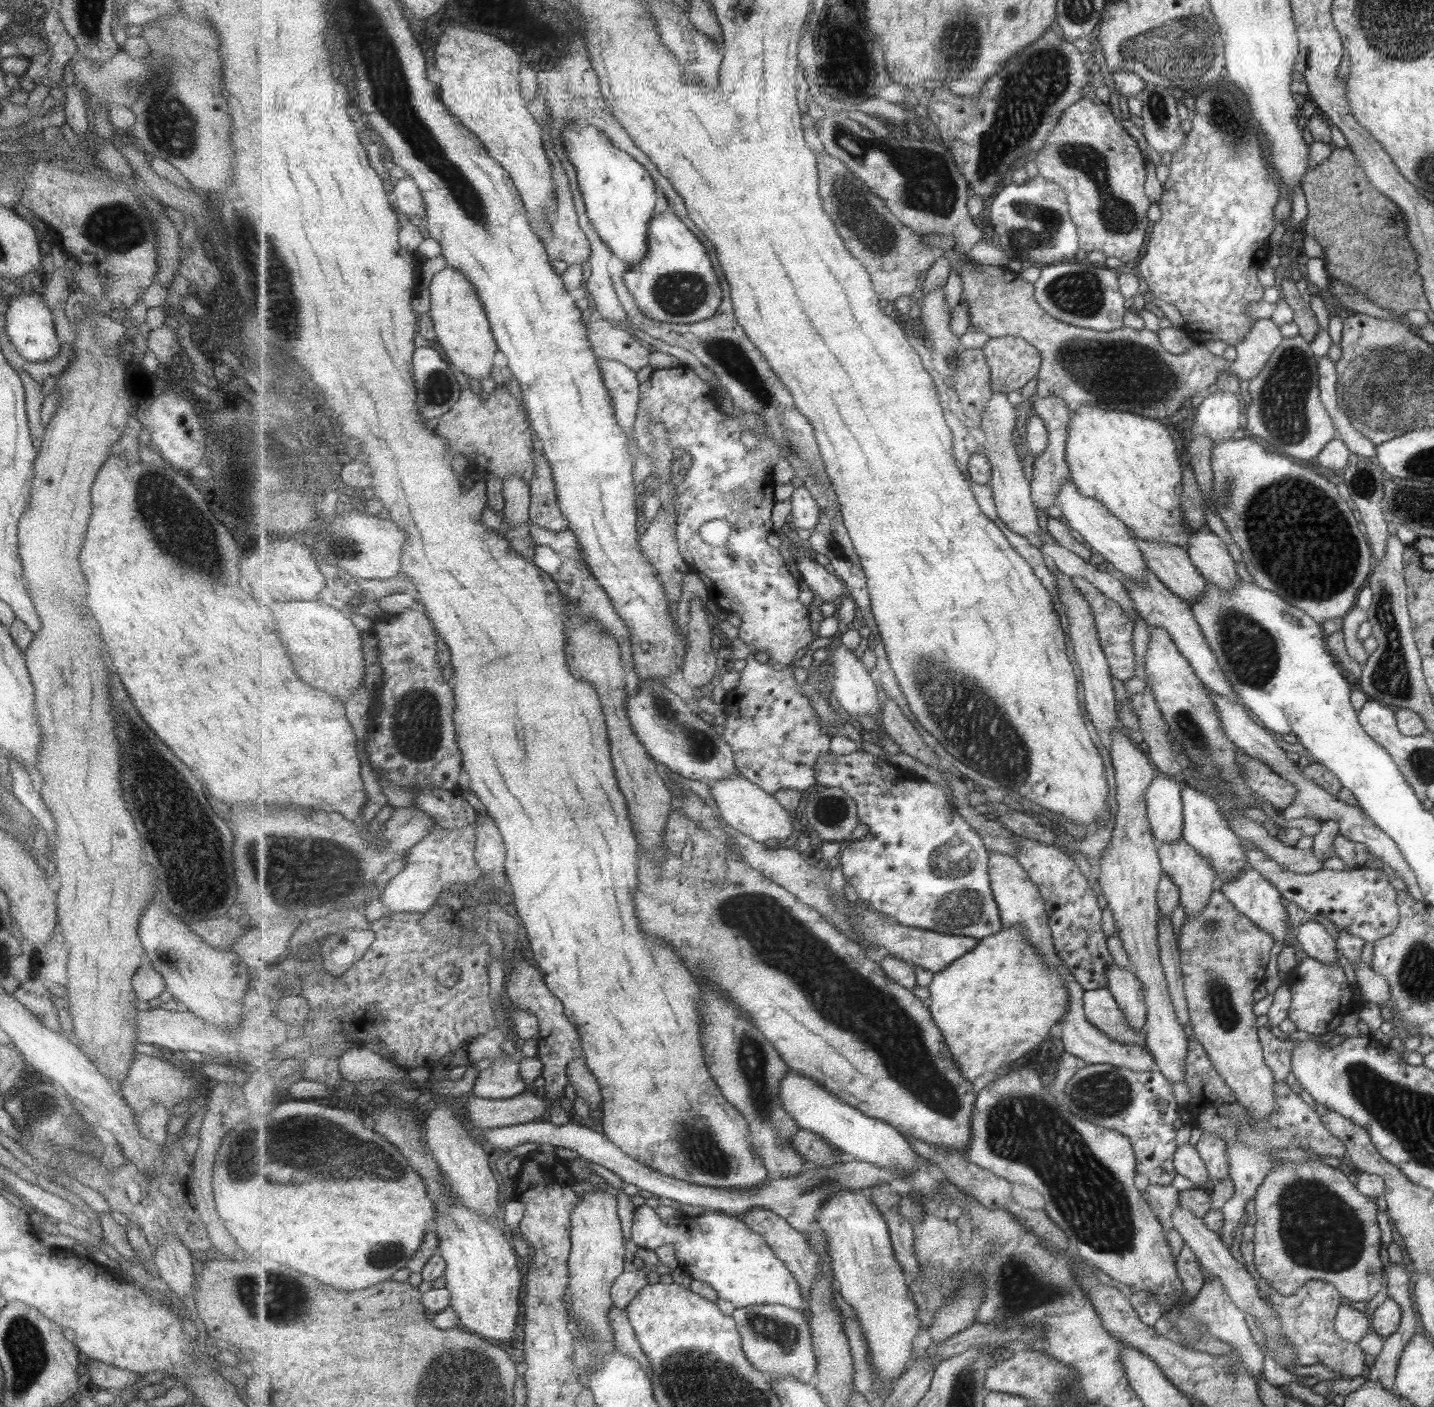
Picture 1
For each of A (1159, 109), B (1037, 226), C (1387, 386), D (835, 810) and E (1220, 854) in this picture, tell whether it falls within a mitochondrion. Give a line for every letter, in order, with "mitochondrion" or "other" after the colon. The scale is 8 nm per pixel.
A: mitochondrion
B: mitochondrion
C: mitochondrion
D: mitochondrion
E: other

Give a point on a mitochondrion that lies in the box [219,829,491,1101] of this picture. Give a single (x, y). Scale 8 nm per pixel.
(278, 865)

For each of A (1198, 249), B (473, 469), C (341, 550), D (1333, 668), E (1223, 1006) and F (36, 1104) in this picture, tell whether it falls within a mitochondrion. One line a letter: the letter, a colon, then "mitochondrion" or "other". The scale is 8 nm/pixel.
A: other
B: other
C: other
D: other
E: mitochondrion
F: mitochondrion

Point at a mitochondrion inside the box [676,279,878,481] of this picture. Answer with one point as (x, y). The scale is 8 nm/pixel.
(730, 355)

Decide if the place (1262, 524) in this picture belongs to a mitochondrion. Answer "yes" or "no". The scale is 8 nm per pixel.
yes

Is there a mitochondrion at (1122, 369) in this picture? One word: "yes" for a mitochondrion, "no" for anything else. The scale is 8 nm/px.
yes

